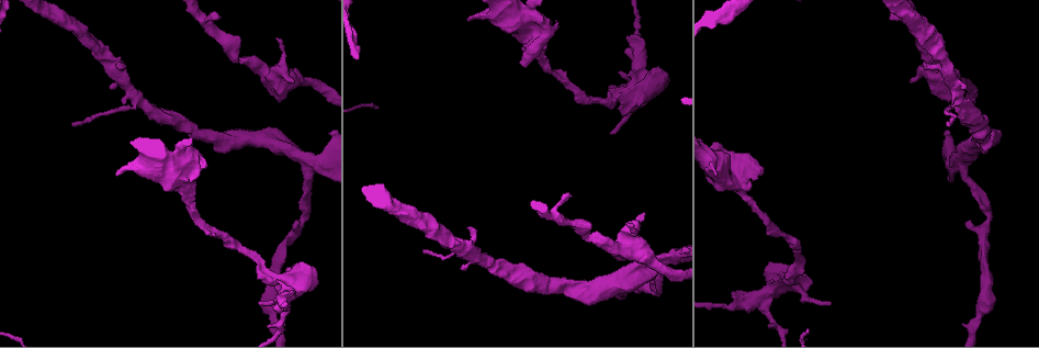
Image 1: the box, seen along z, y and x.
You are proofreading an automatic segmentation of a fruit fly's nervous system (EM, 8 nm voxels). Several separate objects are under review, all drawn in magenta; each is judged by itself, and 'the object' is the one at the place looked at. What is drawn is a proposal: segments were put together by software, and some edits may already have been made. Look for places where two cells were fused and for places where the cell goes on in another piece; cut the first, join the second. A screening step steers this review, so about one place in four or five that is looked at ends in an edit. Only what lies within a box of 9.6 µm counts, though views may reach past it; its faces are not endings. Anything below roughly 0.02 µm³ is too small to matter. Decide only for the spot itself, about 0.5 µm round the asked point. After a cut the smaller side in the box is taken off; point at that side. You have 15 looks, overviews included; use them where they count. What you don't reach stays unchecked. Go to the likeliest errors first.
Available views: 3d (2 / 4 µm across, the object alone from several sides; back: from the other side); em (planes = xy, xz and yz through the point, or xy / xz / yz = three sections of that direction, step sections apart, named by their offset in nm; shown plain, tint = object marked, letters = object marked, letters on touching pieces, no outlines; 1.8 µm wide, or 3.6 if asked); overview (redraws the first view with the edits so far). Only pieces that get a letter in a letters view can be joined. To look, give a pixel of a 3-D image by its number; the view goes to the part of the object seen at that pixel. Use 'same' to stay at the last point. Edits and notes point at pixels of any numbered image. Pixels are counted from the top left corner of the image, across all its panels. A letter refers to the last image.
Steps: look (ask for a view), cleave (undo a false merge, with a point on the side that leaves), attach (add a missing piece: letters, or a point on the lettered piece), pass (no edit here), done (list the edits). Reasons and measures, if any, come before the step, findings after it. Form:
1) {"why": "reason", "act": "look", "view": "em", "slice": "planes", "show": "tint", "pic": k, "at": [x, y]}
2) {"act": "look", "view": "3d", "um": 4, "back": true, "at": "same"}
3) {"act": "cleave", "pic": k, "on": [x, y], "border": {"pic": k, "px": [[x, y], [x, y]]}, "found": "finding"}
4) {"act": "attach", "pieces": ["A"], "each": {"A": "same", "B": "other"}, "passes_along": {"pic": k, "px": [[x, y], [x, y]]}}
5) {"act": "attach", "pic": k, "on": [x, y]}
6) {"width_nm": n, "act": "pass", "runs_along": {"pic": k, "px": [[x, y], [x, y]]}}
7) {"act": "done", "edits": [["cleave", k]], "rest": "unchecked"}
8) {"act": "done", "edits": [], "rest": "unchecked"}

{"why": "an open end", "act": "look", "view": "em", "slice": "xy", "step": 16, "show": "letters", "pic": 1, "at": [628, 224]}

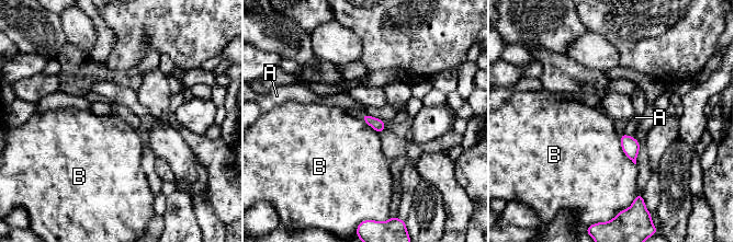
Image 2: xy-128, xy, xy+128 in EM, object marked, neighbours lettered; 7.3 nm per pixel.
{"act": "pass", "each": {"A": "other", "B": "other"}, "border": {"pic": 2, "px": [[620, 134], [621, 150], [634, 164]]}, "found": "none of them fits"}

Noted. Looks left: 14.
{"why": "an open end", "act": "look", "view": "em", "slice": "planes", "show": "letters", "pic": 1, "at": [716, 175]}

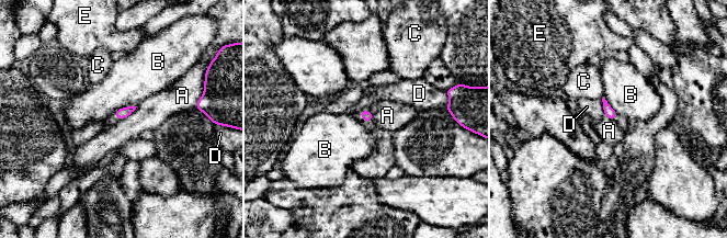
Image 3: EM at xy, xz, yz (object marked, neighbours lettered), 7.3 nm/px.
{"longest_contact_nm": ["B", 180], "act": "pass", "each": {"A": "other", "B": "other", "C": "other", "D": "other", "E": "other"}, "border": {"pic": 3, "px": [[137, 106], [121, 120]]}, "found": "no lettered piece goes on from it"}

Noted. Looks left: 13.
{"why": "thick turns thin", "act": "look", "view": "3d", "um": 4, "pic": 1, "at": [304, 161]}

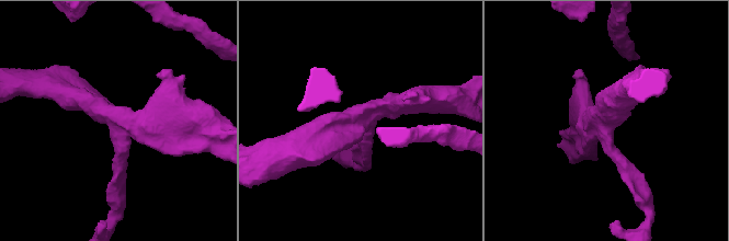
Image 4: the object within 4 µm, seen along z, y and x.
{"arms": 3, "arm_widths_nm": [220, 360, 400], "act": "look", "view": "em", "slice": "planes", "show": "plain", "pic": 4, "at": [606, 121]}

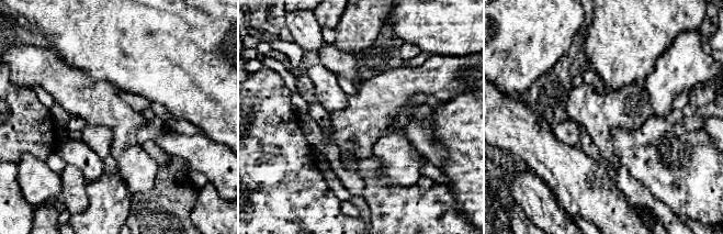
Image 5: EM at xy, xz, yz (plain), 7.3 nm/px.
{"why": "what lies round it", "act": "look", "view": "em", "slice": "planes", "show": "letters", "at": "same"}

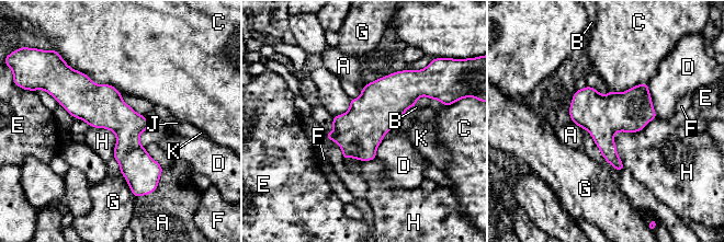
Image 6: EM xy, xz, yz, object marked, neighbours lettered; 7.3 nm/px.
{"act": "pass", "each": {"A": "other", "B": "other", "C": "other", "D": "other", "E": "other", "F": "other", "G": "other", "H": "other", "J": "other", "K": "other"}, "border": {"pic": 6, "px": [[656, 117], [614, 134], [623, 168]]}, "found": "one cell here"}

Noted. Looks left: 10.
{"why": "tapers out", "act": "look", "view": "em", "slice": "planes", "show": "letters", "pic": 1, "at": [830, 302]}

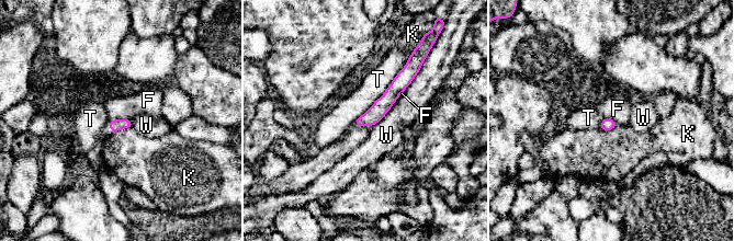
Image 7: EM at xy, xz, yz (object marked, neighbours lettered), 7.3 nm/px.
{"width_nm": 90, "act": "pass", "each": {"F": "other", "K": "other", "T": "other", "W": "other"}, "border": {"pic": 7, "px": [[131, 119], [109, 121]]}, "found": "none of them fits"}

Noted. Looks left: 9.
{"why": "sudden change in width", "act": "look", "view": "em", "slice": "planes", "show": "letters", "pic": 1, "at": [638, 71]}

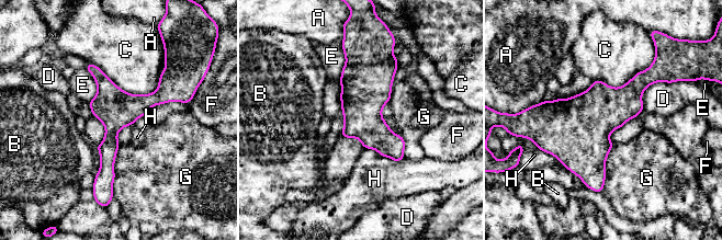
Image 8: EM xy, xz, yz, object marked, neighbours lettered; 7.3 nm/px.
{"width_nm": 300, "act": "pass", "each": {"A": "other", "B": "other", "C": "other", "D": "other", "E": "other", "F": "other", "G": "other", "H": "other"}, "runs_along": {"pic": 8, "px": [[164, 75], [164, 88], [111, 130], [110, 184]]}, "found": "all the same cell"}

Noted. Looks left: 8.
{"why": "tapers out", "act": "look", "view": "em", "slice": "planes", "show": "tint", "pic": 1, "at": [423, 250]}

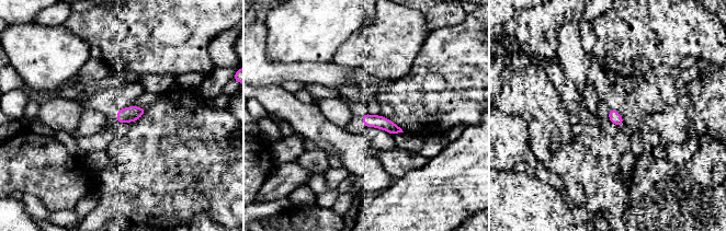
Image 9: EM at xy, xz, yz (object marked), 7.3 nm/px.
{"why": "what lies round it", "act": "look", "view": "em", "slice": "planes", "show": "letters", "at": "same"}

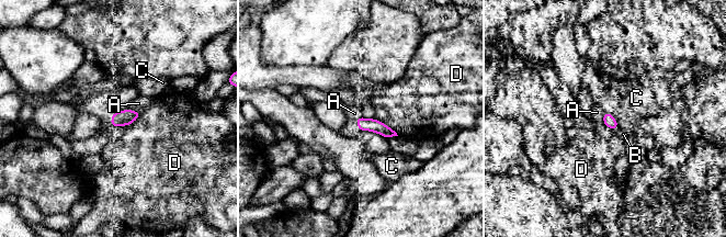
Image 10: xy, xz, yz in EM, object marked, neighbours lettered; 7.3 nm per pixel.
{"width_nm": 90, "act": "attach", "pieces": ["A"], "each": {"A": "same", "B": "other", "C": "other", "D": "other"}, "found": "the cell continues"}

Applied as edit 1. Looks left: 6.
{"act": "done", "edits": [["attach", 10]], "rest": "unchecked"}

